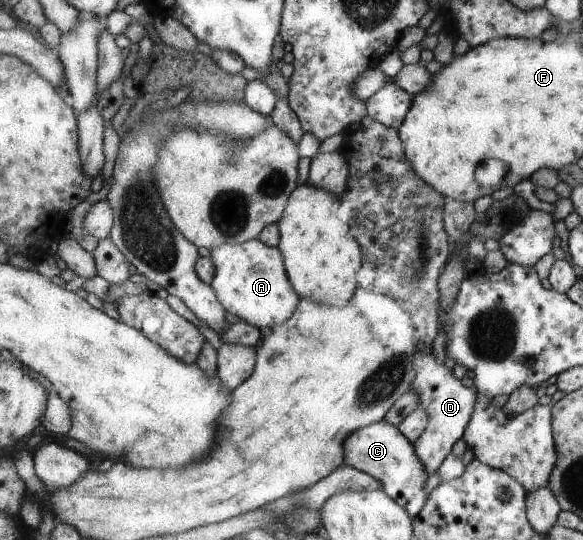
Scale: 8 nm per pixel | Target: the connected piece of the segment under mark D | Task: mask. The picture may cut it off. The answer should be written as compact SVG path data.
M433 343L425 353L418 350L414 354L413 364L417 369L417 376L411 389L418 394L419 407L424 408L430 416L428 428L413 444L426 471L432 475L451 454L454 443L465 436L474 408L477 407L477 391L466 387L456 378L453 370L448 369L444 362L438 361L437 355L433 352Z

